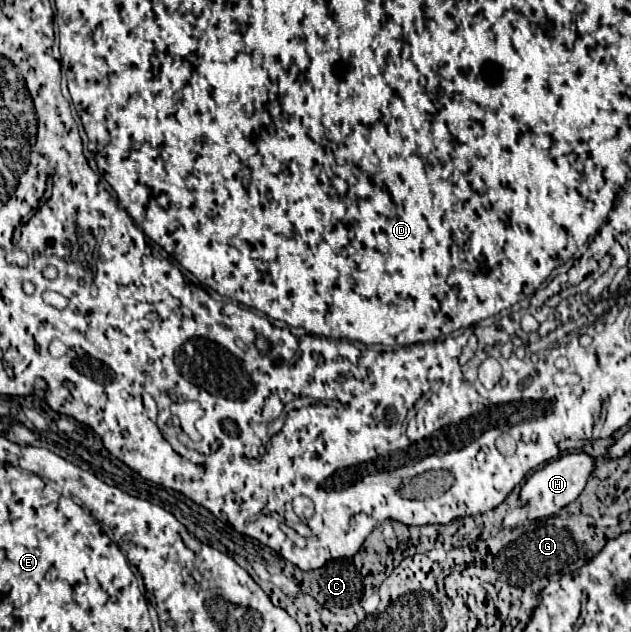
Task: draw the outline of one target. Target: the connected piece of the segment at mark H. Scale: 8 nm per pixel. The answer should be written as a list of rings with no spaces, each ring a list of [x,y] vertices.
[[[575,453],[575,455],[565,455],[557,461],[547,463],[543,469],[535,471],[527,483],[521,489],[521,503],[527,507],[529,511],[529,519],[543,519],[543,517],[551,517],[555,515],[559,509],[563,509],[565,505],[569,505],[571,501],[575,501],[579,497],[579,493],[583,491],[587,477],[593,471],[593,459],[585,453]]]

